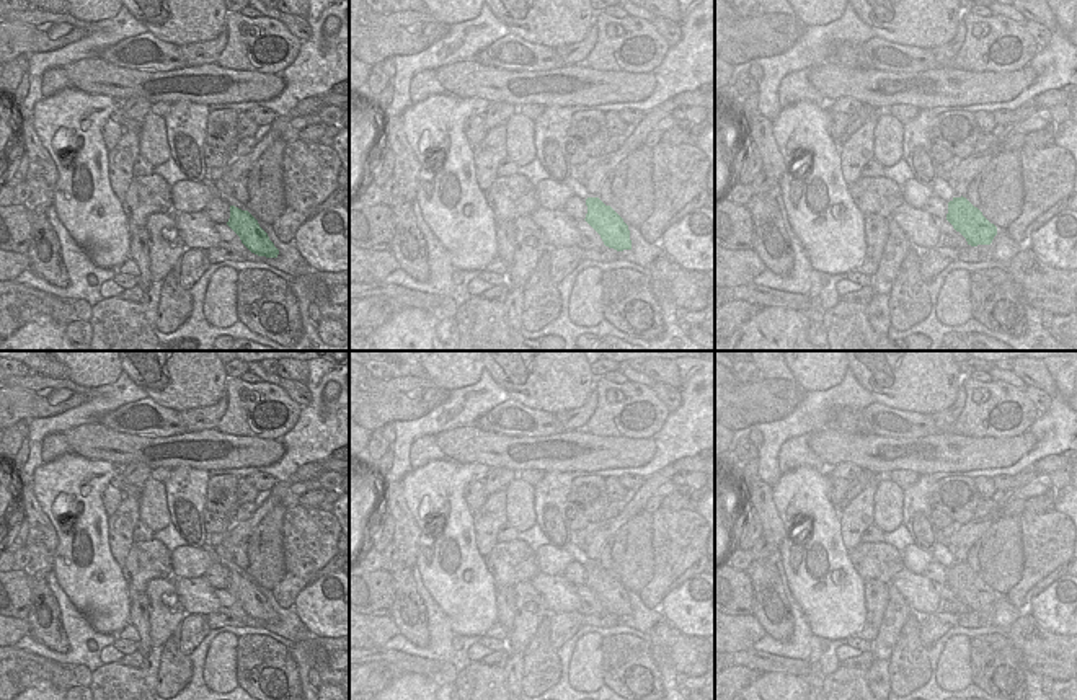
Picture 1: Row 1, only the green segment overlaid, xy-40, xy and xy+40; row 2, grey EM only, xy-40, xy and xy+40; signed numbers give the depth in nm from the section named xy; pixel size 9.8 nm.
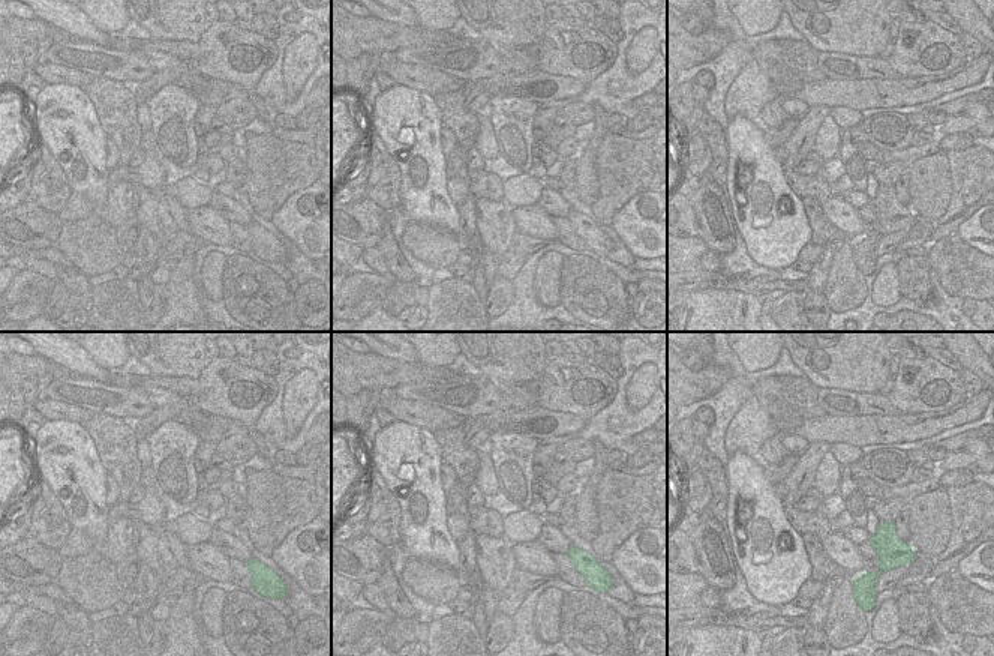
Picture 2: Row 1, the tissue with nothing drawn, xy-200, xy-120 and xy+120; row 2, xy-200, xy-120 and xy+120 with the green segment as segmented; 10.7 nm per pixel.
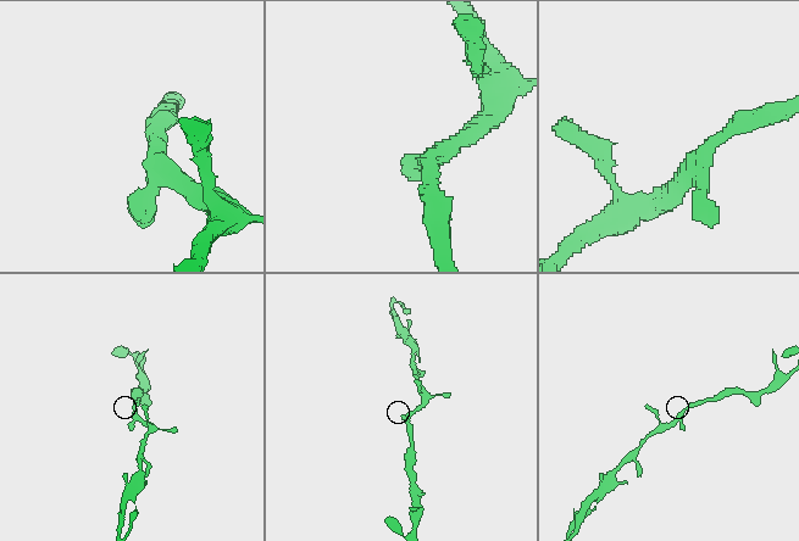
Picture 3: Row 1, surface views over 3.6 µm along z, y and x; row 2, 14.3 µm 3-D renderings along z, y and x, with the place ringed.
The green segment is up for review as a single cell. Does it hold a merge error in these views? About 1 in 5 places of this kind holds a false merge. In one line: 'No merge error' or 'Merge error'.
No merge error.

